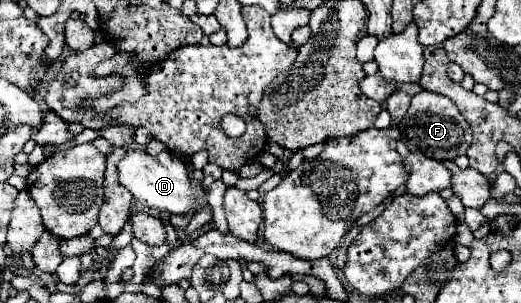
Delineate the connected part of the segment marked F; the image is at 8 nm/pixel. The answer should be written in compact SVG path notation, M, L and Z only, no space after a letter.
M422 90L412 98L412 104L400 124L402 142L408 146L414 154L424 154L428 158L446 162L456 160L458 156L466 154L472 144L472 126L466 122L466 118L460 114L456 104L448 100L448 96Z

